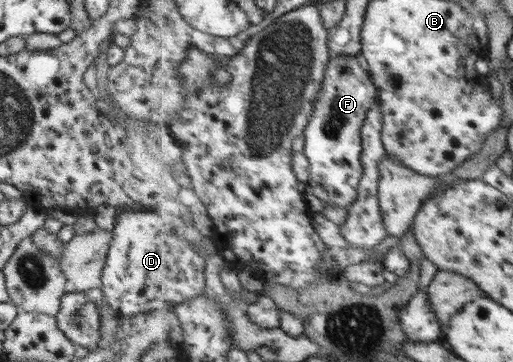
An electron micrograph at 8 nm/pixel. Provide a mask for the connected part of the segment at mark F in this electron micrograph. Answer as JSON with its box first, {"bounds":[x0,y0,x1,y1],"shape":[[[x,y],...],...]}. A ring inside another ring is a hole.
{"bounds":[303,56,379,206],"shape":[[[333,56],[325,74],[320,100],[304,130],[303,152],[310,162],[308,184],[323,202],[350,206],[358,197],[365,174],[363,128],[379,90],[359,56]]]}

